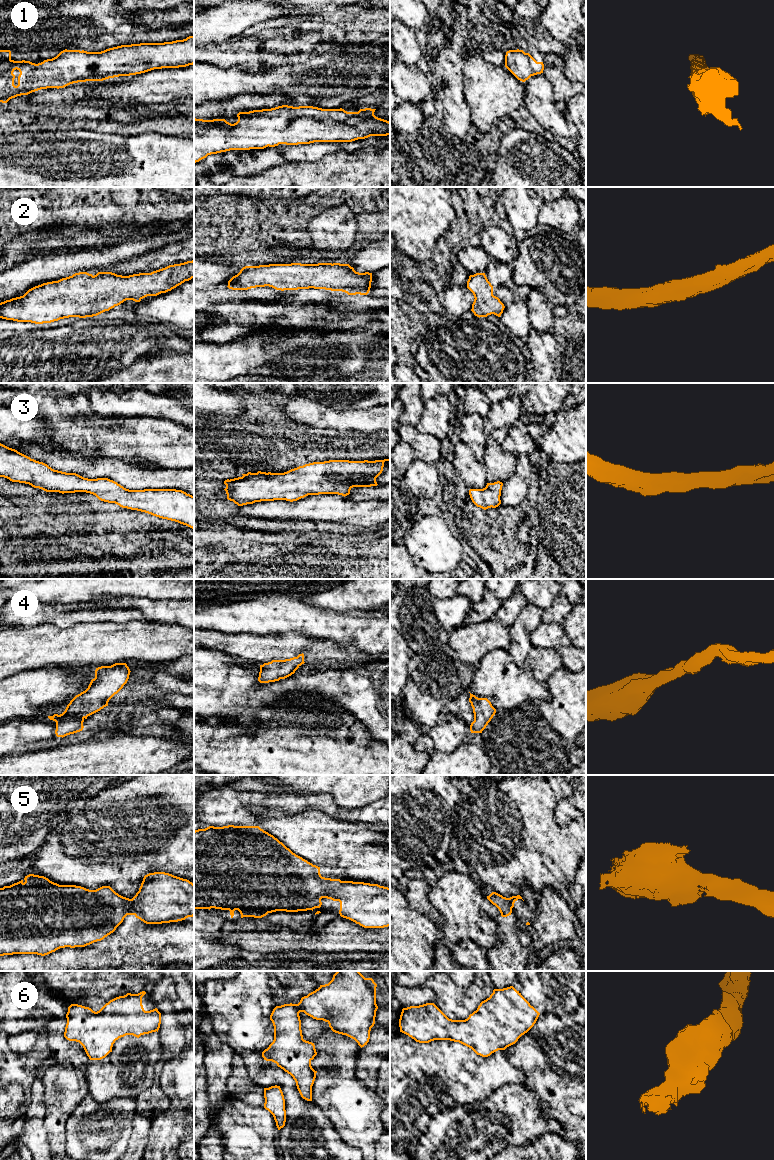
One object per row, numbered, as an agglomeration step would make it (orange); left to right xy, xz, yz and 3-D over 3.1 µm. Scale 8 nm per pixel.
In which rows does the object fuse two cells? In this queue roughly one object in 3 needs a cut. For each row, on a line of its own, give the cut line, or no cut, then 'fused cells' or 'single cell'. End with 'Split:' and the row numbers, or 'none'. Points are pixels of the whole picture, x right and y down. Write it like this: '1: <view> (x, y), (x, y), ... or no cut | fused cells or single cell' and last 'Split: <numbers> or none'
1: no cut | single cell
2: no cut | single cell
3: no cut | single cell
4: no cut | single cell
5: no cut | single cell
6: no cut | single cell
Split: none

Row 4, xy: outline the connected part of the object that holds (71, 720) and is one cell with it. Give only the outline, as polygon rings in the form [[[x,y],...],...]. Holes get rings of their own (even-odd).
[[[126,663],[96,668],[88,688],[76,695],[62,714],[48,716],[56,722],[56,736],[63,738],[82,731],[84,720],[108,706],[109,700],[127,683],[130,672]]]

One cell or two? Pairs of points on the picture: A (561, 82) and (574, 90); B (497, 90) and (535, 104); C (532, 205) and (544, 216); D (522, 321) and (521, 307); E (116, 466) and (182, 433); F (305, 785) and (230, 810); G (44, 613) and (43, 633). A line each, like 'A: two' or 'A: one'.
A: one
B: two
C: two
D: one
E: two
F: two
G: two

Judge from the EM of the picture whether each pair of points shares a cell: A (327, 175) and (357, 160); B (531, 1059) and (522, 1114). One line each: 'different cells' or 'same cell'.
A: same cell
B: different cells

